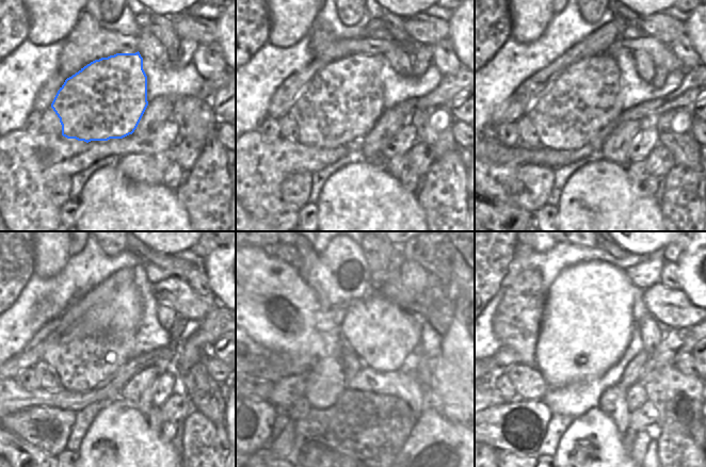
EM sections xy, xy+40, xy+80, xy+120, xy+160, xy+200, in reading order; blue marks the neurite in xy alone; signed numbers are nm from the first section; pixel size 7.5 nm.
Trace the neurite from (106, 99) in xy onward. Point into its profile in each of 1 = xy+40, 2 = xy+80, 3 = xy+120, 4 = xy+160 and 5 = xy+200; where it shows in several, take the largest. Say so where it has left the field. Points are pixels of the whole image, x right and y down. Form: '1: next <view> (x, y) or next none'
1: next xy+40 (341, 103)
2: next xy+80 (583, 99)
3: next xy+120 (83, 356)
4: next xy+160 (337, 369)
5: next xy+200 (504, 357)

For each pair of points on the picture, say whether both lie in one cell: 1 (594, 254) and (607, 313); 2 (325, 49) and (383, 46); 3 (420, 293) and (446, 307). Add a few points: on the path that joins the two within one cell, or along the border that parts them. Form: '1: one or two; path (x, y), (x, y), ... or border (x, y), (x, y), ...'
1: two; border (613, 263), (588, 260), (571, 266)
2: one; path (339, 47), (369, 47)
3: one; path (427, 300), (434, 307), (439, 307)

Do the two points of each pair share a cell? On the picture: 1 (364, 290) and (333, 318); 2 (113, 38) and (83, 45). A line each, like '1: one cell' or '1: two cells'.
1: one cell
2: one cell

